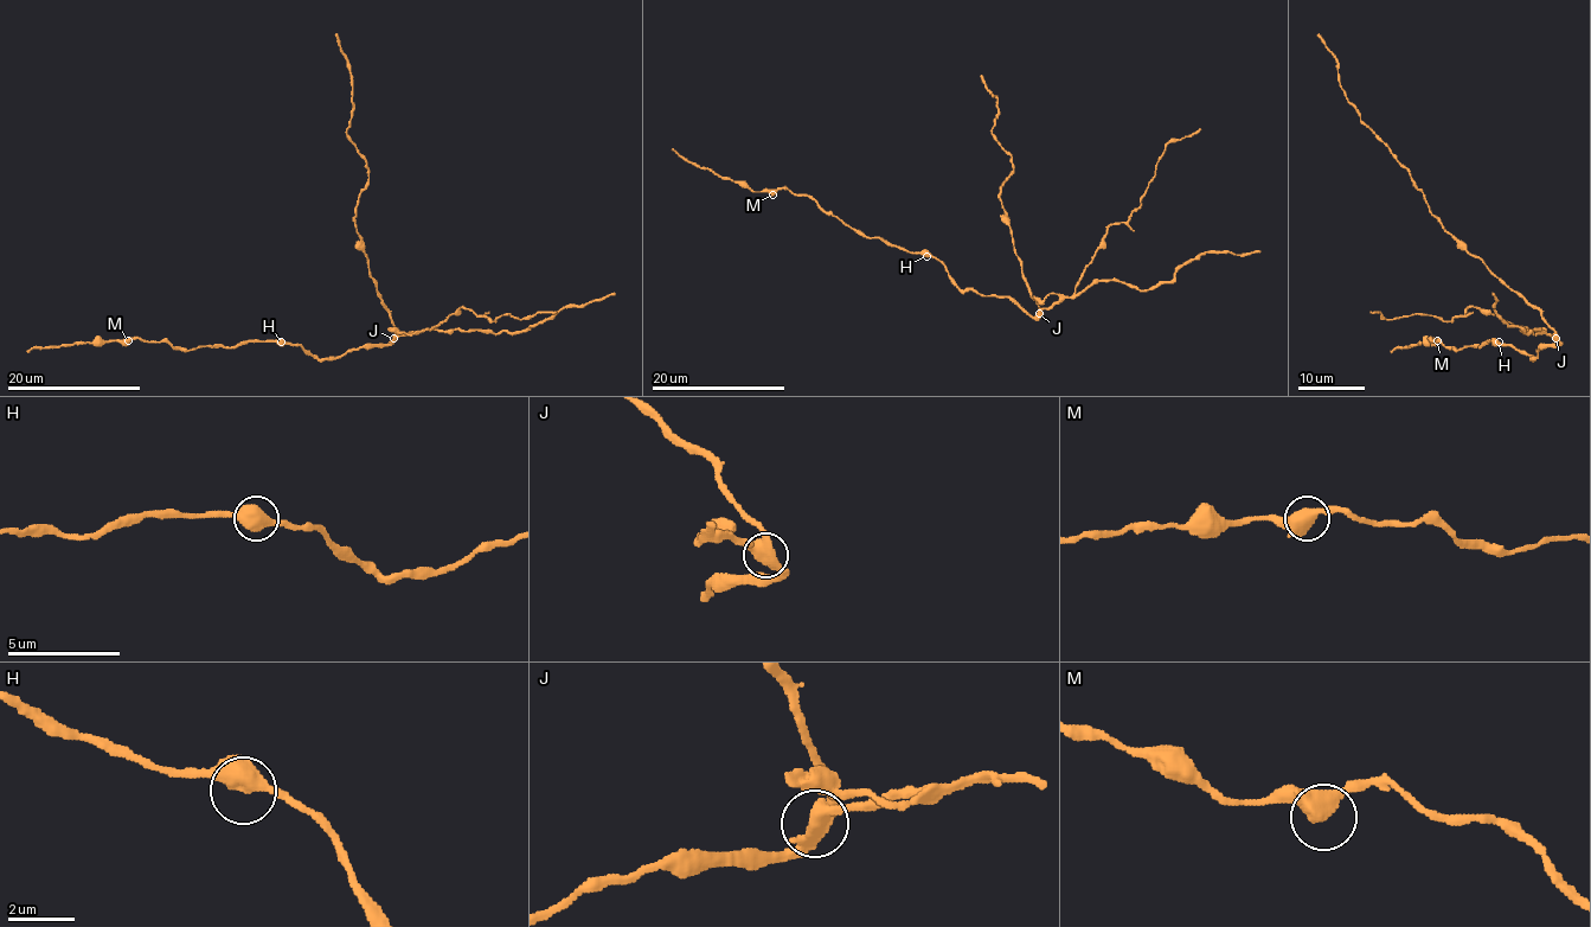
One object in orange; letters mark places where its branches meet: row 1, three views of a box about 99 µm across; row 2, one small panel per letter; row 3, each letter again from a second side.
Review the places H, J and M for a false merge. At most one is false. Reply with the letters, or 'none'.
J

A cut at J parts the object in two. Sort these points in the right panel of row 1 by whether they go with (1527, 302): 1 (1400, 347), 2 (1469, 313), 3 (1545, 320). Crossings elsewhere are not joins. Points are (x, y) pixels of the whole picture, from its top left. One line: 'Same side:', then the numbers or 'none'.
Same side: 1, 3

